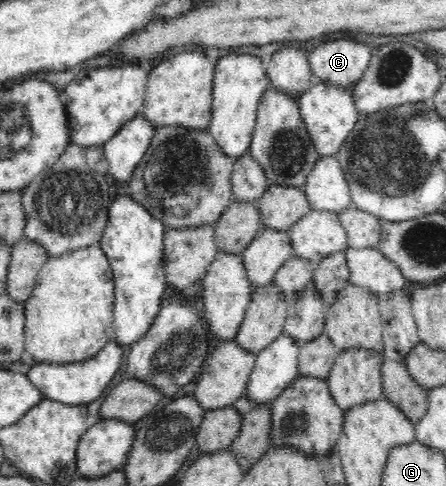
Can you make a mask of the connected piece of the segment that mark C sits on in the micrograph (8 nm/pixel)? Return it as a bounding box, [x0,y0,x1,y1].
[308,39,374,91]

